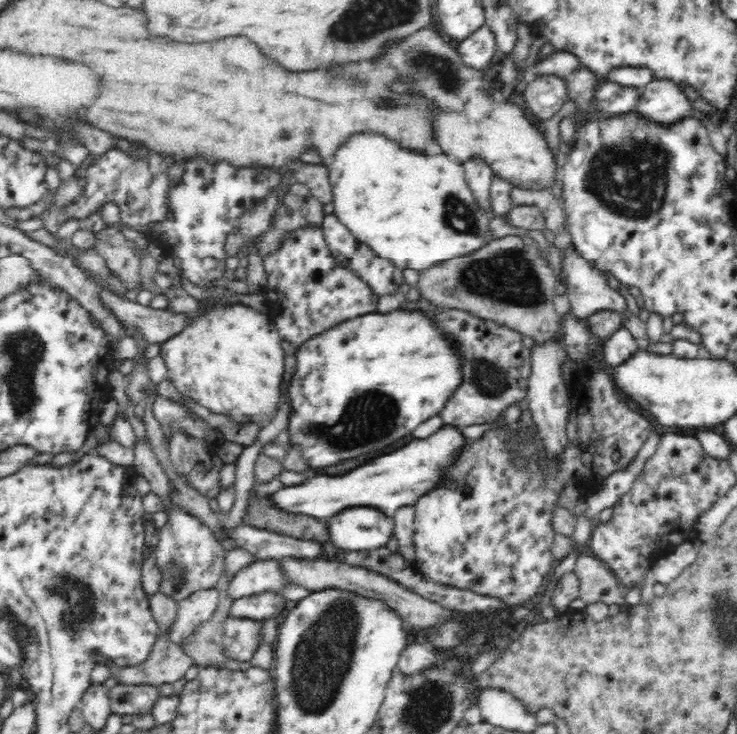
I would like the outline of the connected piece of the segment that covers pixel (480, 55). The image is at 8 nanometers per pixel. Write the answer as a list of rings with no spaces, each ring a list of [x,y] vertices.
[[[485,25],[465,40],[456,42],[455,49],[466,66],[482,70],[488,64],[492,64],[492,56],[498,48],[495,44],[494,34]]]

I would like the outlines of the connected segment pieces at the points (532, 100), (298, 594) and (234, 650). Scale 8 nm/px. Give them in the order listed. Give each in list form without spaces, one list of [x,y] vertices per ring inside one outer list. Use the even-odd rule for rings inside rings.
[[[538,76],[533,83],[528,84],[523,97],[528,112],[542,122],[554,118],[566,104],[566,99],[569,99],[563,80],[554,76]]]
[[[274,558],[248,562],[229,581],[228,592],[232,599],[268,592],[284,597],[285,600],[298,601],[310,593],[294,583],[283,567],[283,562]]]
[[[228,617],[223,624],[222,648],[226,658],[250,660],[258,642],[261,623],[250,619]]]

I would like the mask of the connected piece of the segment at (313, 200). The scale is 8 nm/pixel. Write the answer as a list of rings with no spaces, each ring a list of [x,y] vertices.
[[[290,184],[289,191],[283,196],[283,205],[278,207],[272,216],[276,220],[275,226],[264,234],[259,243],[255,243],[258,253],[264,254],[272,251],[276,246],[282,232],[296,228],[298,225],[318,224],[325,217],[321,203],[313,191],[302,184]]]

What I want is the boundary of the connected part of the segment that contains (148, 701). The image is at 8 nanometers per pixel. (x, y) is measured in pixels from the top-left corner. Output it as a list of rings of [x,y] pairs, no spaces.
[[[119,685],[112,695],[115,701],[111,711],[119,715],[149,712],[153,702],[161,697],[159,687],[154,685]]]

